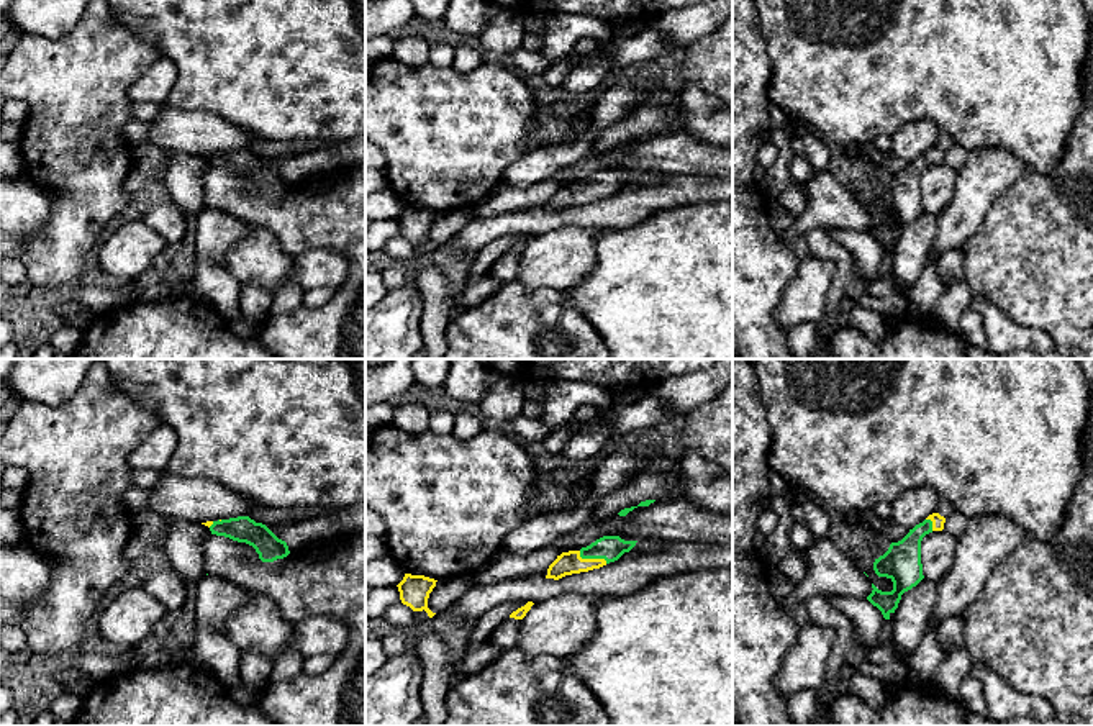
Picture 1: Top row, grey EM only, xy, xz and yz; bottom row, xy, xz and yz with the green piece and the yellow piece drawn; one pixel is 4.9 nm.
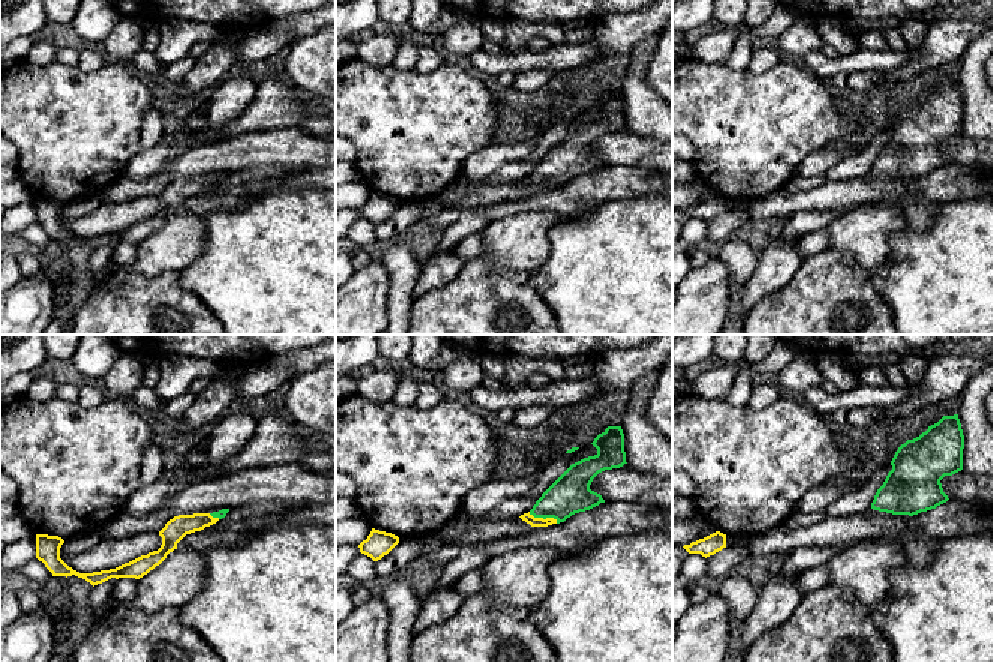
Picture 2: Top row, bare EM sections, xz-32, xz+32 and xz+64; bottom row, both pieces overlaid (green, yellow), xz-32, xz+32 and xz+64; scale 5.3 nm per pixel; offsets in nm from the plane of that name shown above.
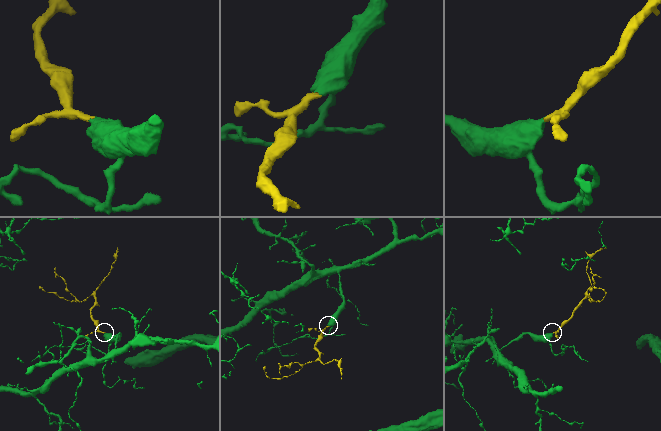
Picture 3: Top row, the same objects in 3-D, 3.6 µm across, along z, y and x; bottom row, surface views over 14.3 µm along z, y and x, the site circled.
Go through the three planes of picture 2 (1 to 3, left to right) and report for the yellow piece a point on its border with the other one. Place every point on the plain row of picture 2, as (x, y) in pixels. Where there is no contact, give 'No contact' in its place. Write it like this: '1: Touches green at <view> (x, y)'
1: Touches green at xz-32 (215, 180)
2: Touches green at xz+32 (543, 182)
3: No contact

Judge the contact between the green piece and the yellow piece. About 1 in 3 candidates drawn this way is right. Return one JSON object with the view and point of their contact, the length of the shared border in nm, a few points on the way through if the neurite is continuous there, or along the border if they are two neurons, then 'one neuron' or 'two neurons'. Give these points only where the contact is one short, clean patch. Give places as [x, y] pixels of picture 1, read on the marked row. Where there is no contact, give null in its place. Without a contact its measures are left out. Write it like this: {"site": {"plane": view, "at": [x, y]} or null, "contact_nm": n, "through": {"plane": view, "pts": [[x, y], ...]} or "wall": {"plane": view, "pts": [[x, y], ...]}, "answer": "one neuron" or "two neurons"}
{"site": {"plane": "xz", "at": [592, 558]}, "contact_nm": 160, "through": {"plane": "xz", "pts": [[610, 548], [592, 558], [569, 562]]}, "answer": "one neuron"}

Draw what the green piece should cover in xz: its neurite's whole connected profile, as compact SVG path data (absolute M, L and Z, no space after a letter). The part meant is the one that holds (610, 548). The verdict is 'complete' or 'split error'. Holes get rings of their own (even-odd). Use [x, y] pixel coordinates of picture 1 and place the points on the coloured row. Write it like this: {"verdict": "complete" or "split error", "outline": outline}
{"verdict": "split error", "outline": "M603 536L580 551L557 556L549 565L546 579L559 580L565 575L600 569L629 552L637 541L624 541L619 536Z"}

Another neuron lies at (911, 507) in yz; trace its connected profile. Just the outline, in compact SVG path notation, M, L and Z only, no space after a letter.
M927 485L906 490L893 500L891 520L906 529L913 529L936 513L939 500L934 488Z

